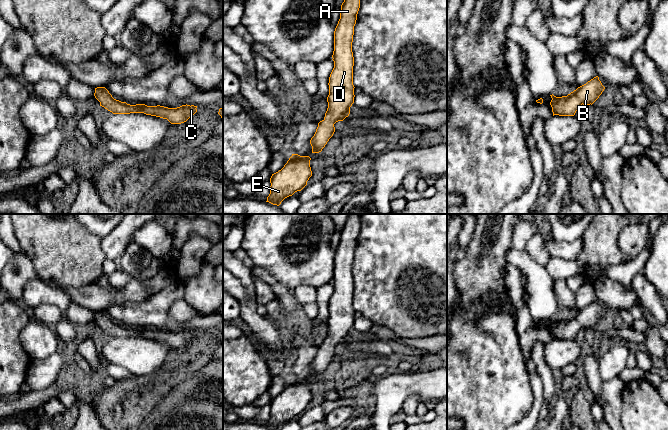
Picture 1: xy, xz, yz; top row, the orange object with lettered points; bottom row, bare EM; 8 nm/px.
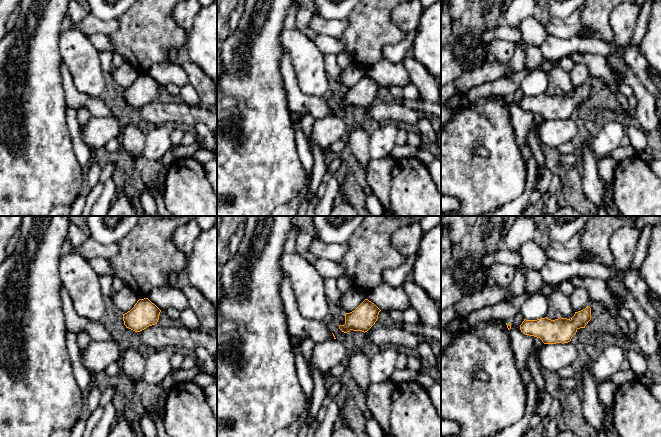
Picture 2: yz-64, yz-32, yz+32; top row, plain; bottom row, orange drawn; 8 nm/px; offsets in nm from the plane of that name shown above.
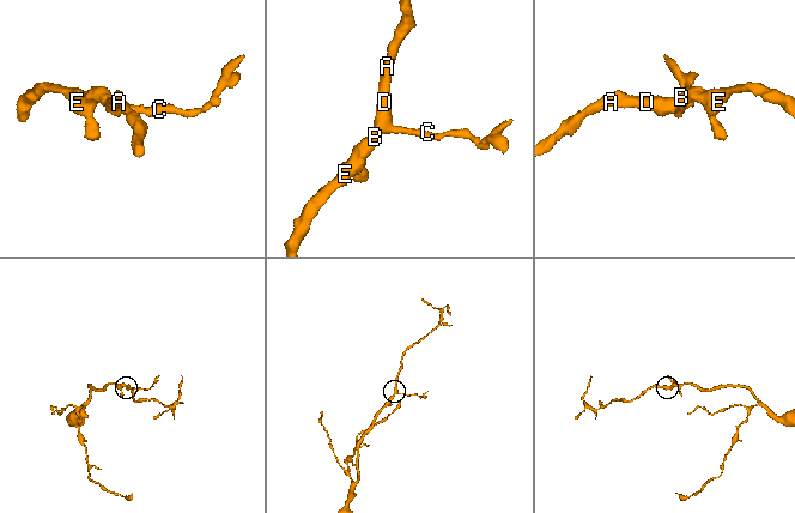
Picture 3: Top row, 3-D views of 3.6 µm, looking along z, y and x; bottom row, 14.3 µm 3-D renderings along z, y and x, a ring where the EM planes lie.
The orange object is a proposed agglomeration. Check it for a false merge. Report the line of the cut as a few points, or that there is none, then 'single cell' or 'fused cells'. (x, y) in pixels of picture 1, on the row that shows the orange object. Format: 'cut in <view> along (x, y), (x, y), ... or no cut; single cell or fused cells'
no cut; single cell

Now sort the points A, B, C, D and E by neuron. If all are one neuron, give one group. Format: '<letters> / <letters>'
A B C D E

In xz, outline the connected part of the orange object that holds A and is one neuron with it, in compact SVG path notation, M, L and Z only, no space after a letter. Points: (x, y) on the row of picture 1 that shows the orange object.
M344 0L334 31L334 68L329 77L328 108L310 140L312 153L319 153L335 132L334 124L350 114L354 103L352 42L360 0Z

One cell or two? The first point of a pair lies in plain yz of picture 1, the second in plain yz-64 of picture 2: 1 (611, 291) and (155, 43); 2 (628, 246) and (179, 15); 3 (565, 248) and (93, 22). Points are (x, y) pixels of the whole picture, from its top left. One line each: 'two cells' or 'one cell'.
1: two cells
2: one cell
3: one cell

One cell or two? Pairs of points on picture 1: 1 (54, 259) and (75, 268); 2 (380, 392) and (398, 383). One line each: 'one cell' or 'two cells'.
1: one cell
2: one cell

